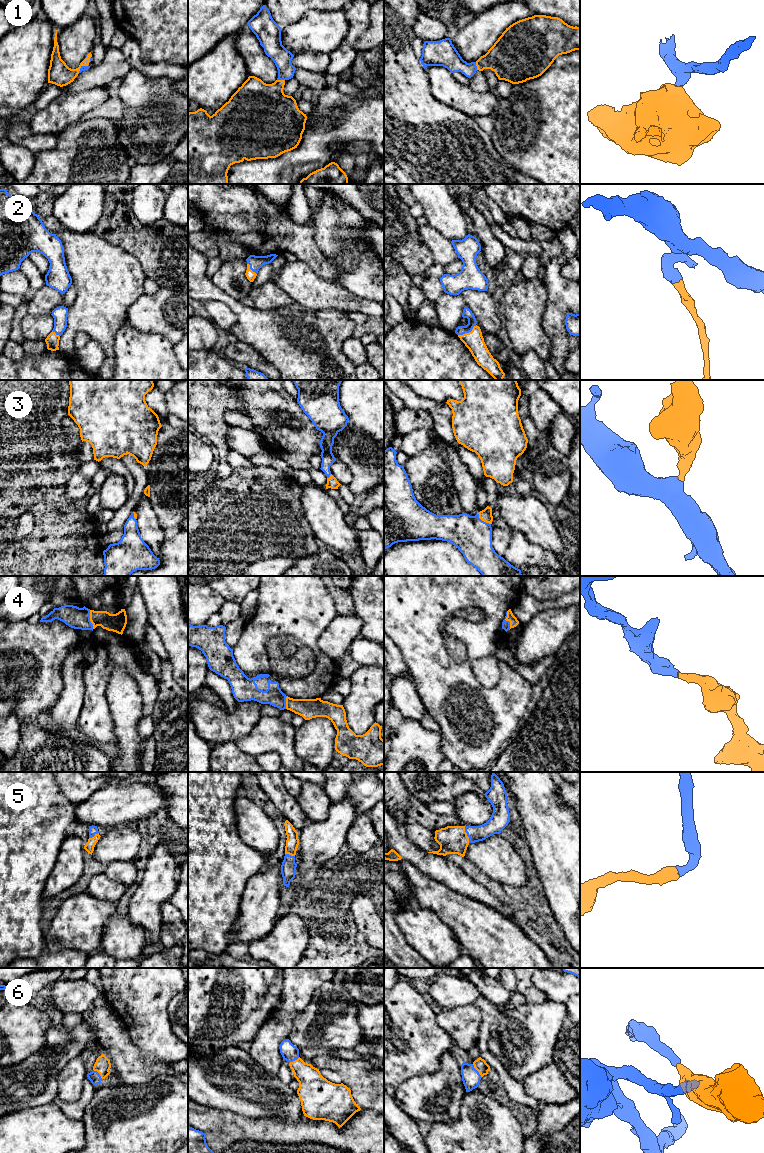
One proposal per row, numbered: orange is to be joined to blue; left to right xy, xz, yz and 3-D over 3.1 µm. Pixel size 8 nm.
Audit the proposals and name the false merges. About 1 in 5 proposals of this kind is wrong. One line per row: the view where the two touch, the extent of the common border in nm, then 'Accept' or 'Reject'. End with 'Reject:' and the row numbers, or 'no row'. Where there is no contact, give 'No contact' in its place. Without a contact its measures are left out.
1: Touches blue in xz. Shared border 60 nm. Accept
2: Touches blue in yz. Shared border 170 nm. Accept
3: Touches blue in yz. Shared border 140 nm. Accept
4: Touches blue in xy. Shared border 160 nm. Accept
5: Touches blue in yz. Shared border 140 nm. Accept
6: Touches blue in yz. Shared border 130 nm. Accept
Reject: no row

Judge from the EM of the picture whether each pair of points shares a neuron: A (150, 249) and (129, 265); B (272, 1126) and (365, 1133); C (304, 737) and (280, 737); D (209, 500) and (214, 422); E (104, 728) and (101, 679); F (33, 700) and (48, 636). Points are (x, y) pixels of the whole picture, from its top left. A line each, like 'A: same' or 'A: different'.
A: different
B: same
C: different
D: different
E: same
F: same

